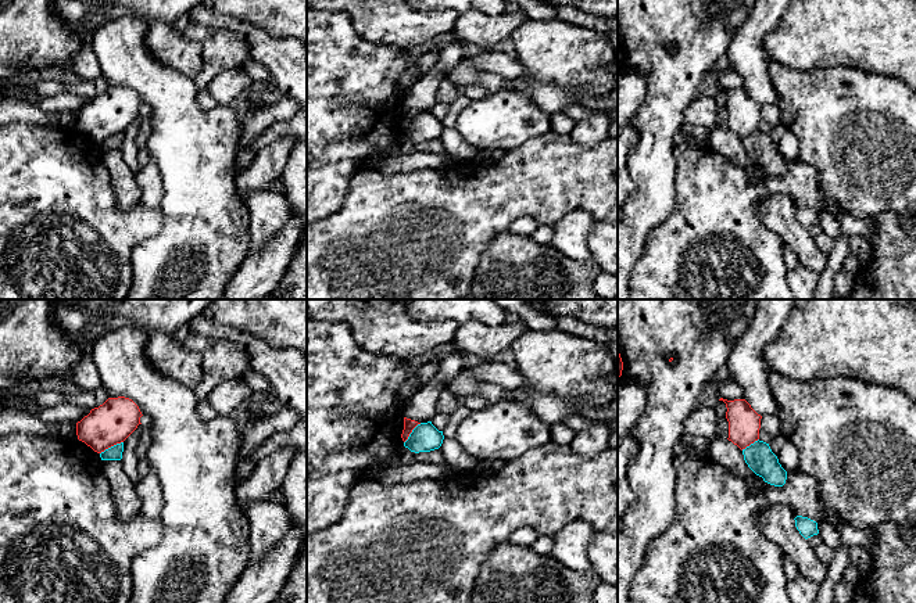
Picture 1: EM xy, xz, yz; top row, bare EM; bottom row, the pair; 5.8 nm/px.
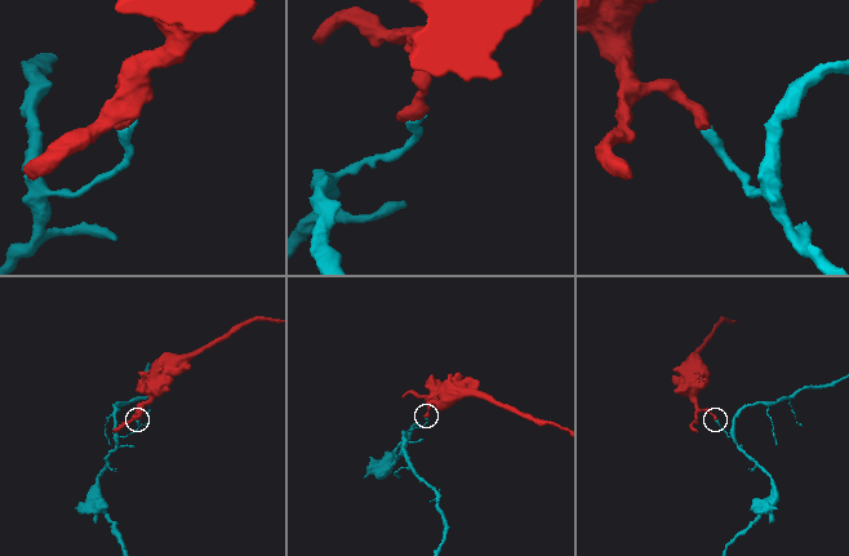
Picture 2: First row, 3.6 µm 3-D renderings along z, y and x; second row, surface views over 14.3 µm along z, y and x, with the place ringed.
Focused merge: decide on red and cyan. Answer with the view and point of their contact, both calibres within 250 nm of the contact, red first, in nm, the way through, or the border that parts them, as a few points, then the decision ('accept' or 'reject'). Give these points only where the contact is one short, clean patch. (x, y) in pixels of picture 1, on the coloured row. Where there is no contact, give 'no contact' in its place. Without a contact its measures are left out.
meets red in xy at (111, 445); 240 nm thick on the red side, 80 nm on the other; border along xy (122, 441), (106, 448), (100, 453); reject

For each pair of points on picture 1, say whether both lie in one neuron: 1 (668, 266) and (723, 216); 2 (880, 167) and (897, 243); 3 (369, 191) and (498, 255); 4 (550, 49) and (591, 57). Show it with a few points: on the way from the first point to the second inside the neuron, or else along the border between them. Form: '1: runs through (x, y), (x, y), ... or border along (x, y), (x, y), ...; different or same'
1: runs through (679, 251), (689, 239), (708, 230); same
2: border along (895, 211), (884, 211), (875, 218); different
3: border along (507, 230), (501, 232), (482, 254), (473, 279); different
4: runs through (560, 51), (582, 57); same

